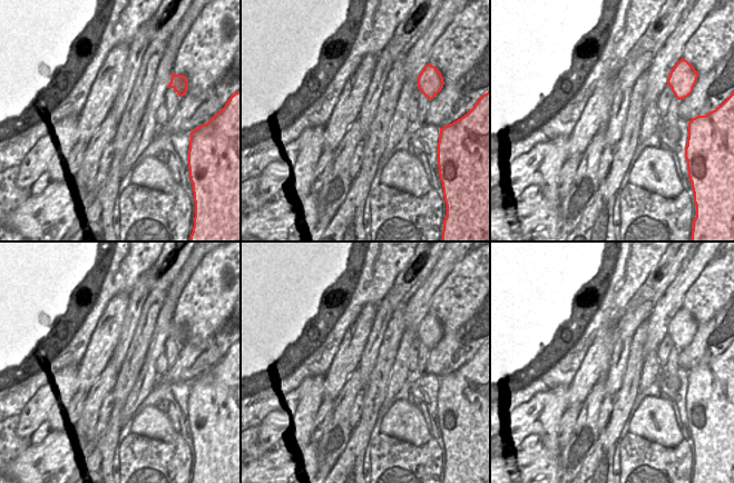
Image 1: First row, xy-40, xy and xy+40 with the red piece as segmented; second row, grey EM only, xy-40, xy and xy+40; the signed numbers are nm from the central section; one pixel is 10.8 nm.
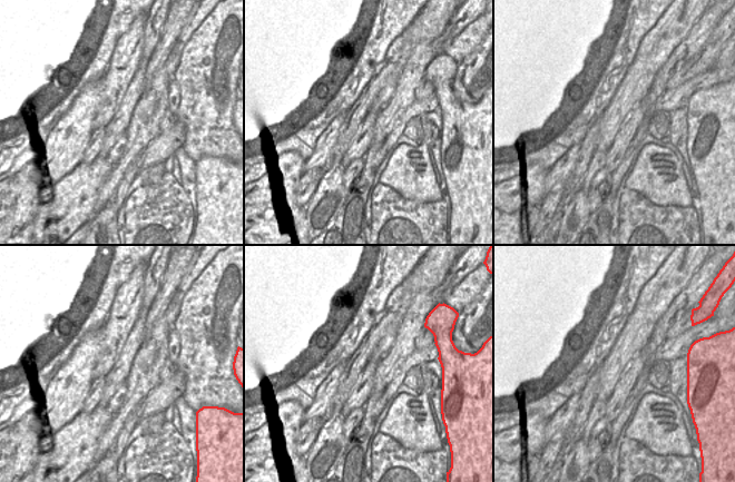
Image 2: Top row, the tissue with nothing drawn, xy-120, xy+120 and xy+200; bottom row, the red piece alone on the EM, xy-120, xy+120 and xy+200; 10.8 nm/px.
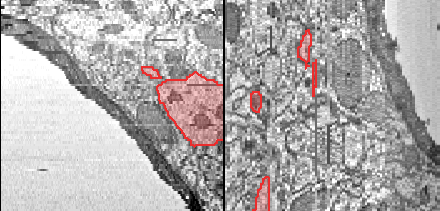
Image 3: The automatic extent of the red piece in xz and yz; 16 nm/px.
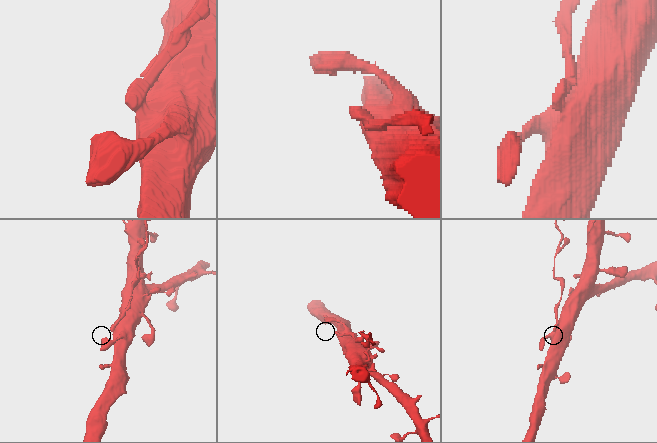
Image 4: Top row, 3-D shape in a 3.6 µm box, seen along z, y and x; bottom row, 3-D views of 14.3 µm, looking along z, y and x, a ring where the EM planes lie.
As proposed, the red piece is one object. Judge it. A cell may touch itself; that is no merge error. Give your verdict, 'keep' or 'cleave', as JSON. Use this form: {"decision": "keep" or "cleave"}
{"decision": "cleave"}

